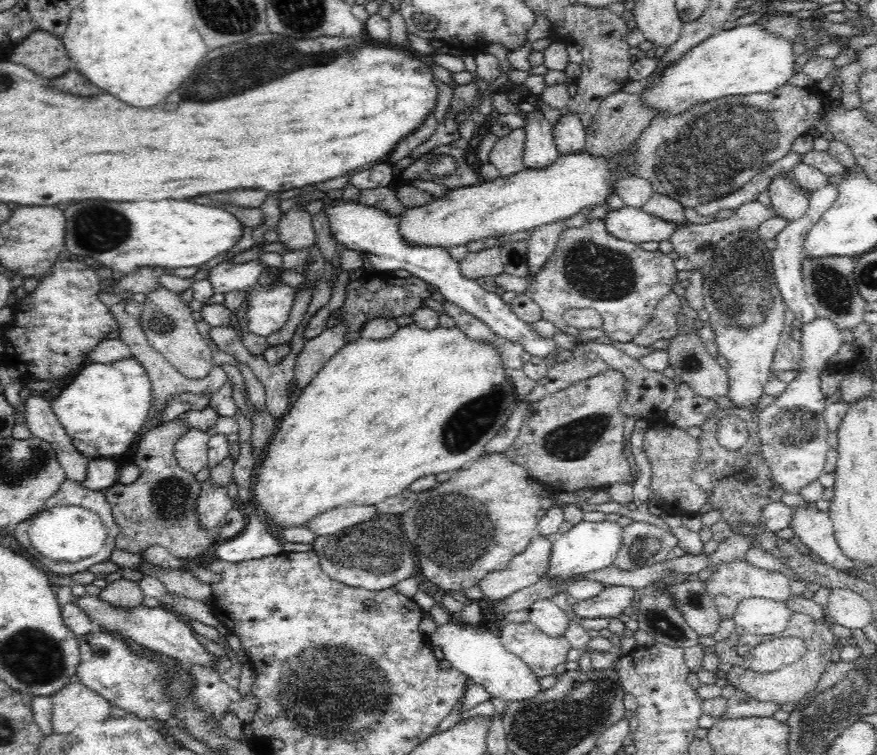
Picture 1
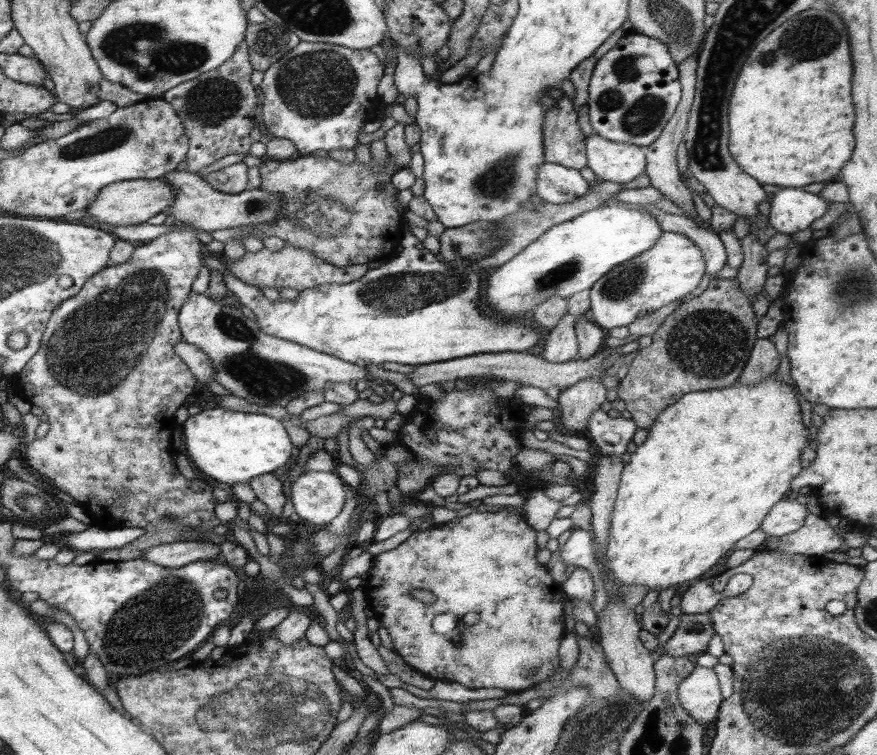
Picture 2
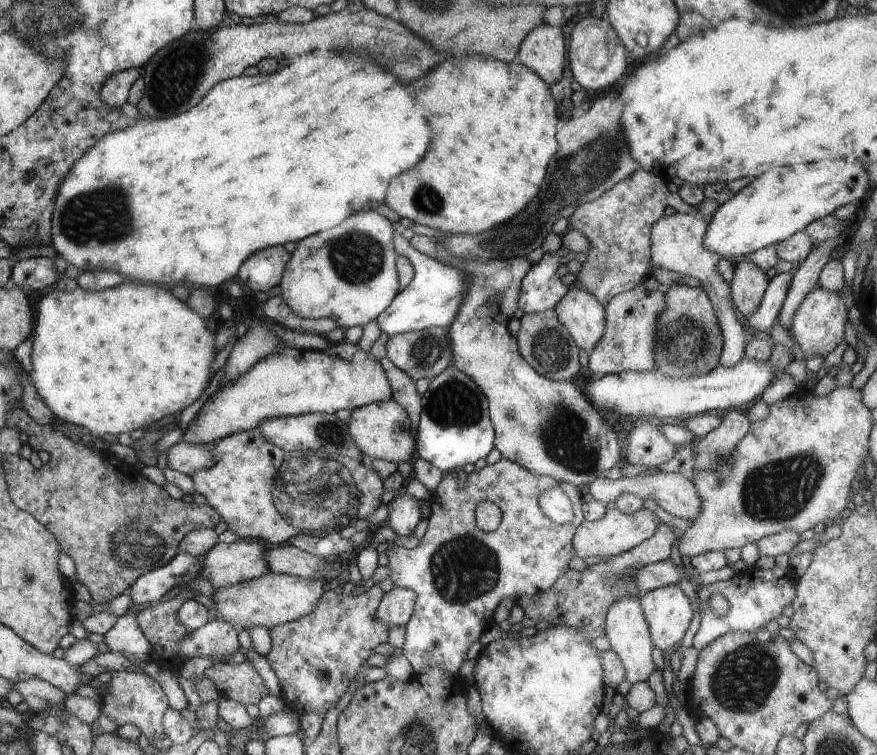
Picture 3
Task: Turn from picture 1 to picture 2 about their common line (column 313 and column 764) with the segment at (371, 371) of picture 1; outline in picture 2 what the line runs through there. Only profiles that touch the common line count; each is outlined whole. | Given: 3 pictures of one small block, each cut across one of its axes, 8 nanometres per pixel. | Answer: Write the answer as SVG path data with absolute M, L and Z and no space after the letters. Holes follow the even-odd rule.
M769 376L761 380L755 386L729 386L729 388L719 388L719 390L705 390L705 392L691 392L683 394L673 406L663 410L653 426L647 432L647 440L637 446L637 450L629 456L629 462L623 466L621 480L615 492L613 508L611 508L611 520L609 520L609 544L605 546L605 568L609 570L609 576L615 580L615 584L627 588L627 586L645 586L647 594L649 592L663 592L669 588L679 588L683 590L689 580L701 578L711 566L715 566L729 550L735 550L737 540L749 536L751 532L759 530L763 518L769 514L769 510L783 500L785 492L791 488L791 482L797 478L797 472L801 472L799 466L799 452L805 446L805 434L807 426L811 424L809 416L801 416L795 394L789 386L781 384L775 380L775 376Z

